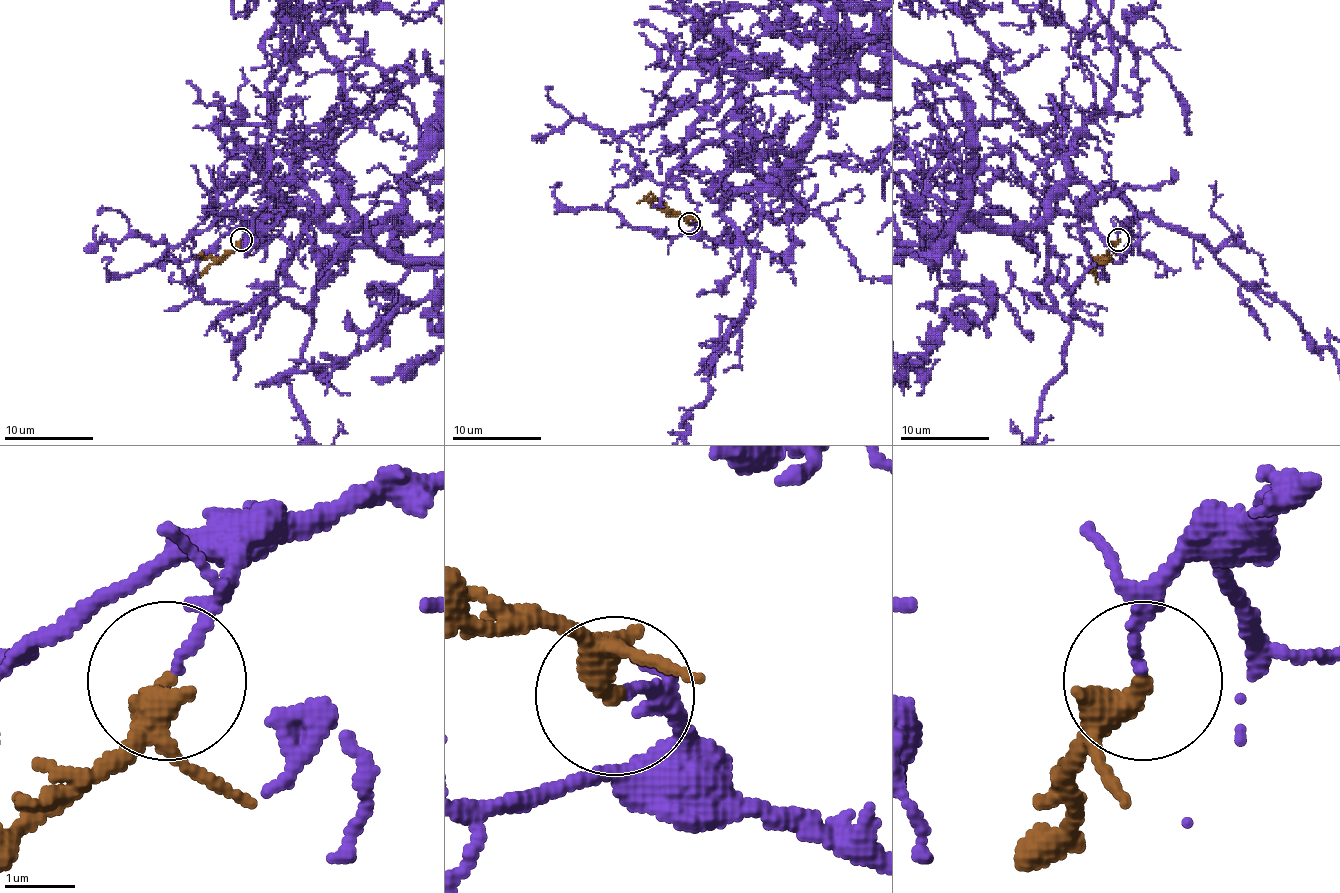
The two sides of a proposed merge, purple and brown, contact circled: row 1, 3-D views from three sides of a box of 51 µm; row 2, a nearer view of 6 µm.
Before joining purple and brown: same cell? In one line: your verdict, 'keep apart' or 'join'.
join

